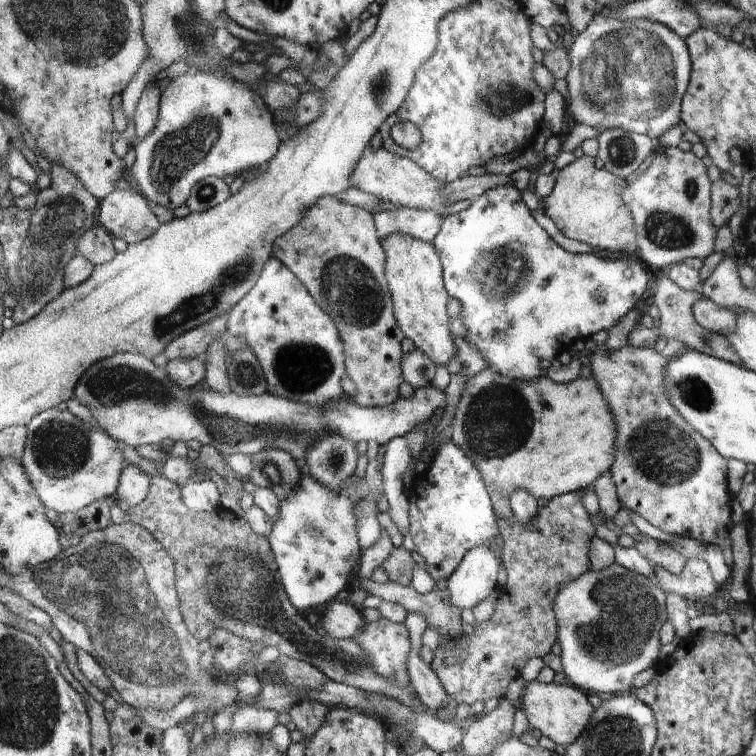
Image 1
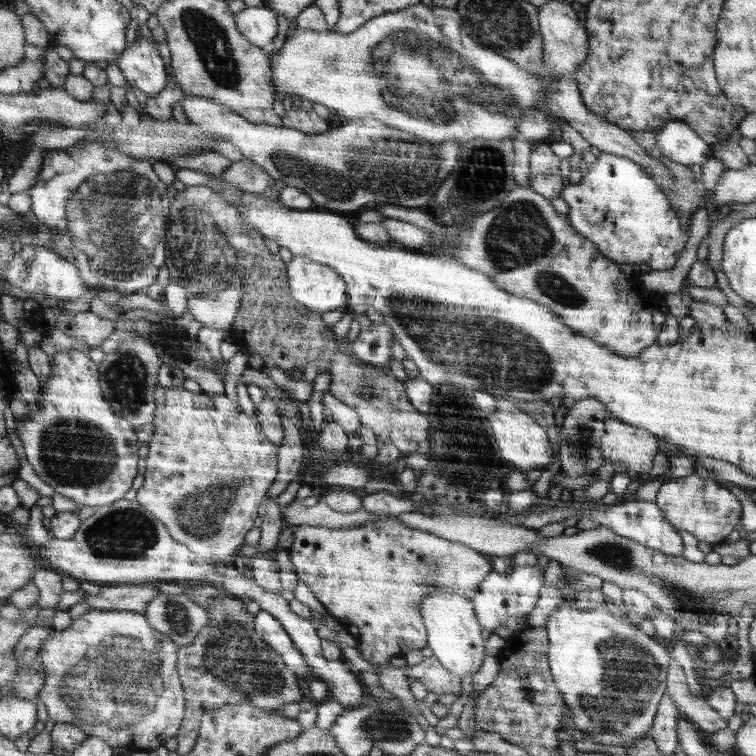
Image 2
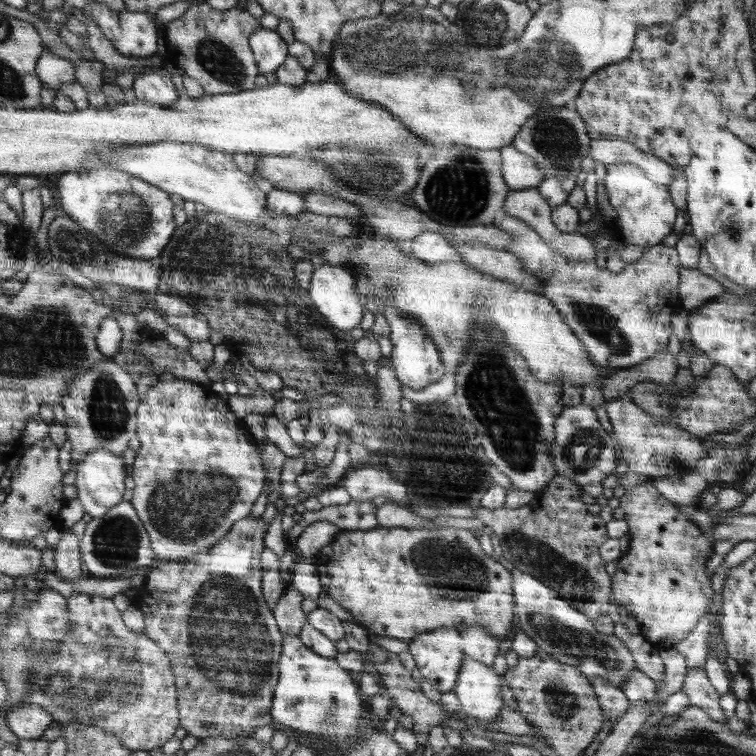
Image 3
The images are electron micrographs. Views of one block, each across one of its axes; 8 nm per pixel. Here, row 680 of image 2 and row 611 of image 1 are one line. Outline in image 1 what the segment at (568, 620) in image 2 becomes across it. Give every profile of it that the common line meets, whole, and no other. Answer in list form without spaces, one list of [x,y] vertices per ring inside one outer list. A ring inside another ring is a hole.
[[[616,562],[602,570],[586,570],[578,579],[564,584],[555,597],[555,617],[559,618],[559,642],[562,652],[564,674],[575,688],[586,690],[586,694],[610,696],[625,694],[632,684],[632,678],[654,665],[660,642],[658,632],[666,622],[666,594],[650,577],[623,568]]]

